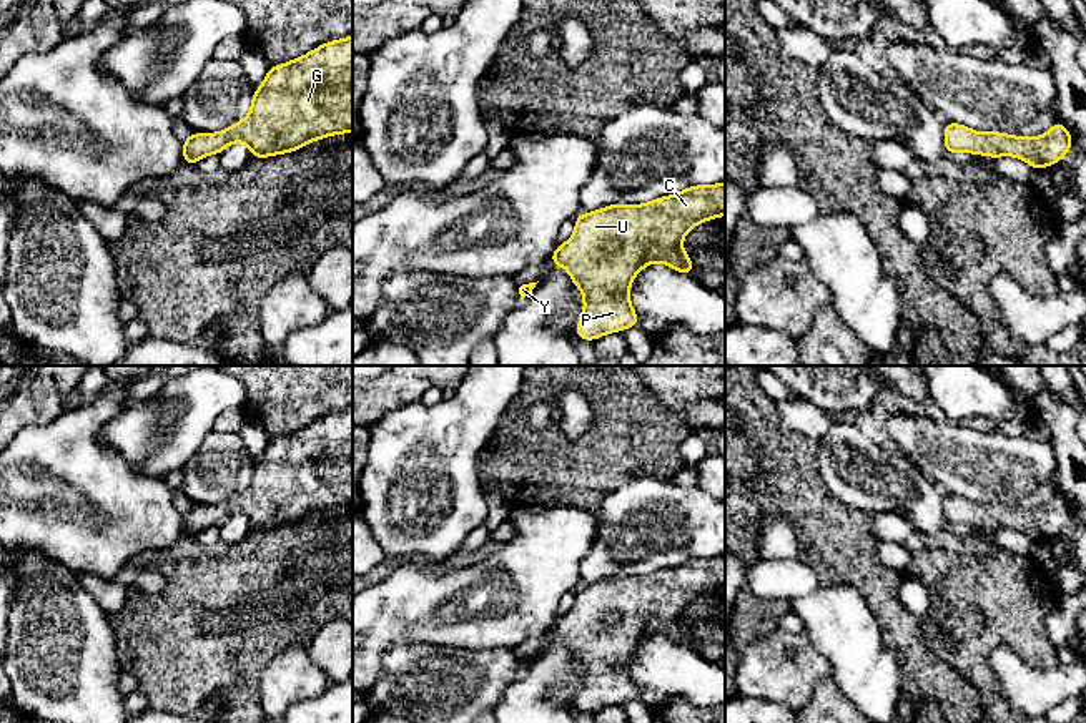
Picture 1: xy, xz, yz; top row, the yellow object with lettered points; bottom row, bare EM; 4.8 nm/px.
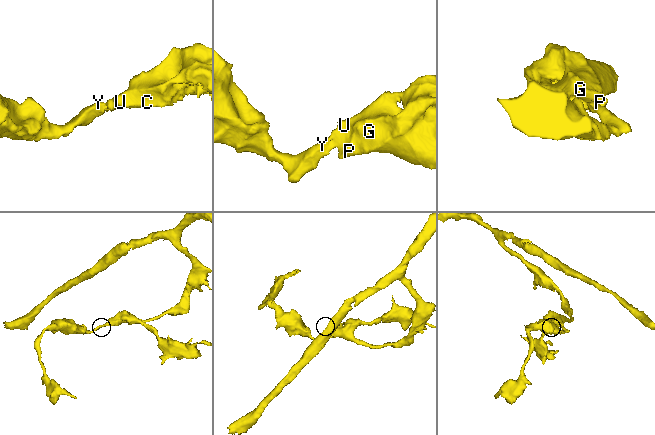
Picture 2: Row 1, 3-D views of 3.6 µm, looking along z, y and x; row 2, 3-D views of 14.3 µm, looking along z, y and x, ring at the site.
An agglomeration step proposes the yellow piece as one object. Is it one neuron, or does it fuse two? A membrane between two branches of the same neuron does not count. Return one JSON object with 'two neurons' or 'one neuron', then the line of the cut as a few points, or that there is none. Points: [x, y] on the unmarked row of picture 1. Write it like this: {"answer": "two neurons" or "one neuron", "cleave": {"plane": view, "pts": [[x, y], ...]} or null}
{"answer": "one neuron", "cleave": null}

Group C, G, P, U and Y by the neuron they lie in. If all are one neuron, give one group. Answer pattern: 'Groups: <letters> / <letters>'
Groups: C G P U Y

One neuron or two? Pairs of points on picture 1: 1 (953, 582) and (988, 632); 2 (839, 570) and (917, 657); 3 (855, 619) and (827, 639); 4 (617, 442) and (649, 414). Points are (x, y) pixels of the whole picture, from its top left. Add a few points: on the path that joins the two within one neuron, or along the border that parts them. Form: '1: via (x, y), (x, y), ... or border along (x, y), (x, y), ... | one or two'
1: via (967, 595), (977, 605), (977, 620) | one
2: via (863, 582), (885, 604), (900, 632) | one
3: via (849, 625), (839, 627), (834, 632) | one
4: via (626, 437), (641, 422) | one

